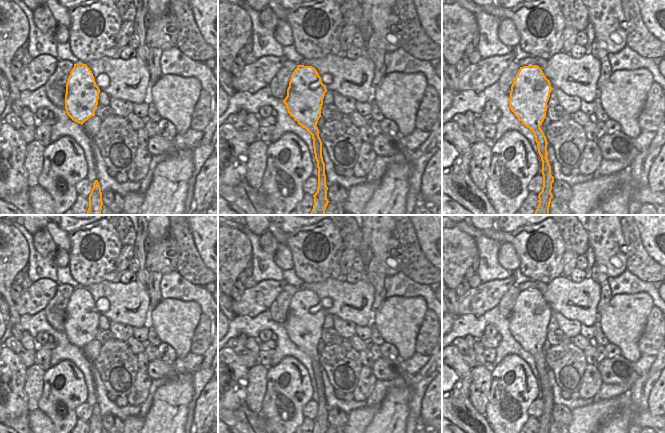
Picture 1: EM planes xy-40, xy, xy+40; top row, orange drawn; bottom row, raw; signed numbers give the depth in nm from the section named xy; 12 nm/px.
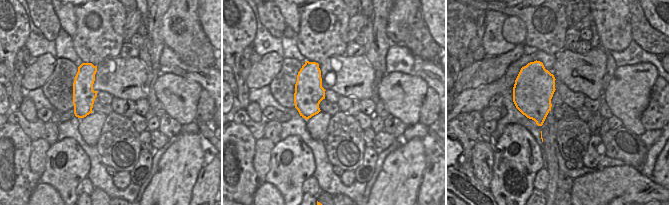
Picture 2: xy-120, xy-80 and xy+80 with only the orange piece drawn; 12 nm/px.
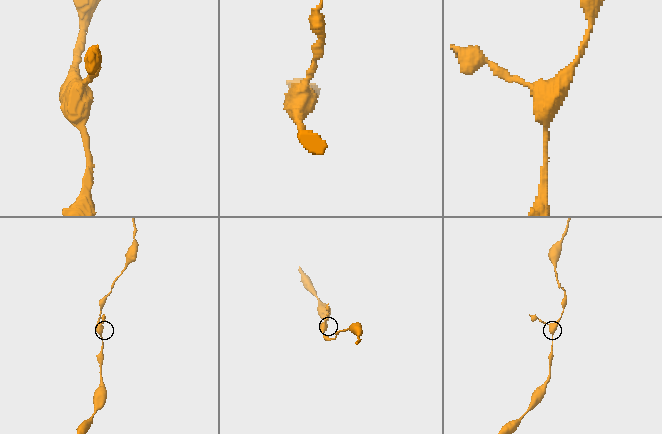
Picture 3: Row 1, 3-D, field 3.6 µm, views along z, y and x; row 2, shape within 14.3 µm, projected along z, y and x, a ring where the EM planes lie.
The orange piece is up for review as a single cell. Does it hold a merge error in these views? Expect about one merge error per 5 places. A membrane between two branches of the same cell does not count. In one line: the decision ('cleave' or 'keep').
keep

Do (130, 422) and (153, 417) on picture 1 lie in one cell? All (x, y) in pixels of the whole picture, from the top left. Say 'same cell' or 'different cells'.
different cells

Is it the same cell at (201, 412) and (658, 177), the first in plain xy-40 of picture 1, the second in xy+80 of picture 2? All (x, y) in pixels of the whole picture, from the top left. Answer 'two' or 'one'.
one

